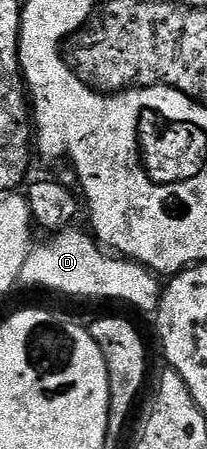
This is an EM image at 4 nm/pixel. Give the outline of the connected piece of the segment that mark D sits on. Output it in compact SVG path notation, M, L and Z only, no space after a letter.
M71 226L63 231L55 232L49 237L47 244L31 247L30 257L24 262L20 280L24 285L31 284L34 288L47 288L50 292L63 292L66 296L95 296L98 300L123 300L142 312L157 313L160 299L159 277L151 272L145 264L137 264L135 260L115 258L107 249L98 243L89 231L77 232Z

